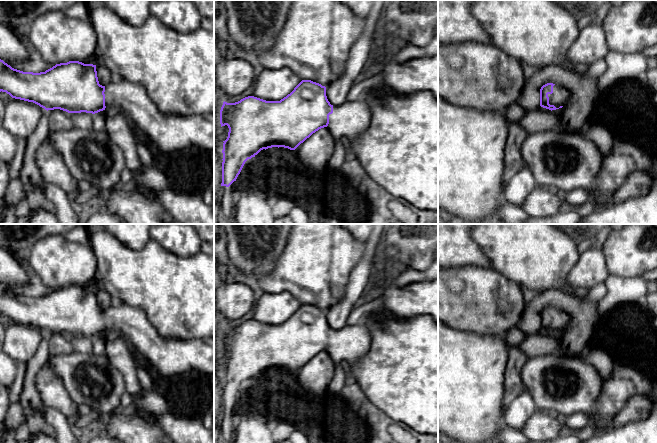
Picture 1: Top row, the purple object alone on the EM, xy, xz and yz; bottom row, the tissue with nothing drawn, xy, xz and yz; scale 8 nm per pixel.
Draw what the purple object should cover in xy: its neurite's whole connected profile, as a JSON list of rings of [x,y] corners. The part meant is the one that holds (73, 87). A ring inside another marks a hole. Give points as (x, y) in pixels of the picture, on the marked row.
[[[0,59],[0,92],[6,92],[12,98],[33,102],[45,110],[60,109],[68,113],[98,113],[107,106],[116,106],[130,122],[144,132],[150,139],[152,147],[163,152],[176,153],[184,150],[214,150],[214,115],[211,113],[193,115],[166,115],[160,111],[157,105],[150,99],[145,88],[137,83],[121,80],[111,82],[106,86],[99,84],[96,65],[84,64],[79,61],[56,64],[45,72],[23,72],[12,68]]]

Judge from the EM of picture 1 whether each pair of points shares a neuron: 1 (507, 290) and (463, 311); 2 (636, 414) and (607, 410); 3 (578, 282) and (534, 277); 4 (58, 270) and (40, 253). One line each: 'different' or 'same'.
1: same
2: different
3: different
4: same

